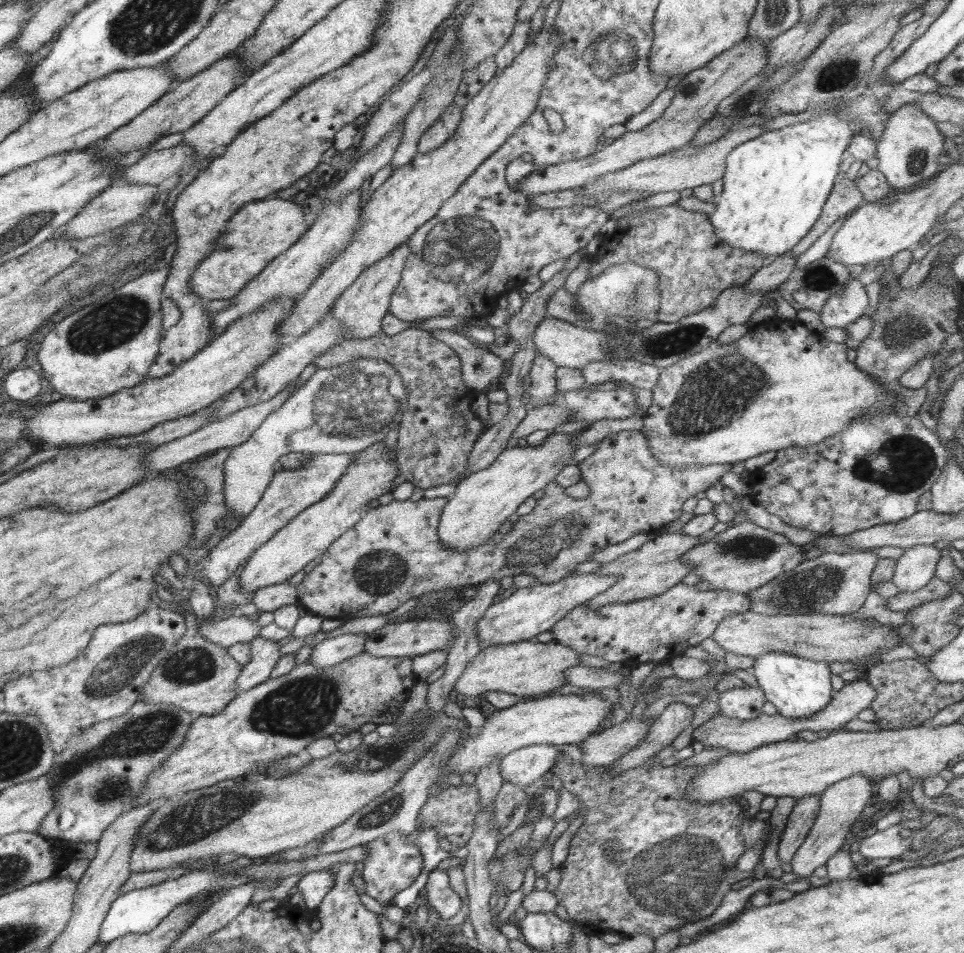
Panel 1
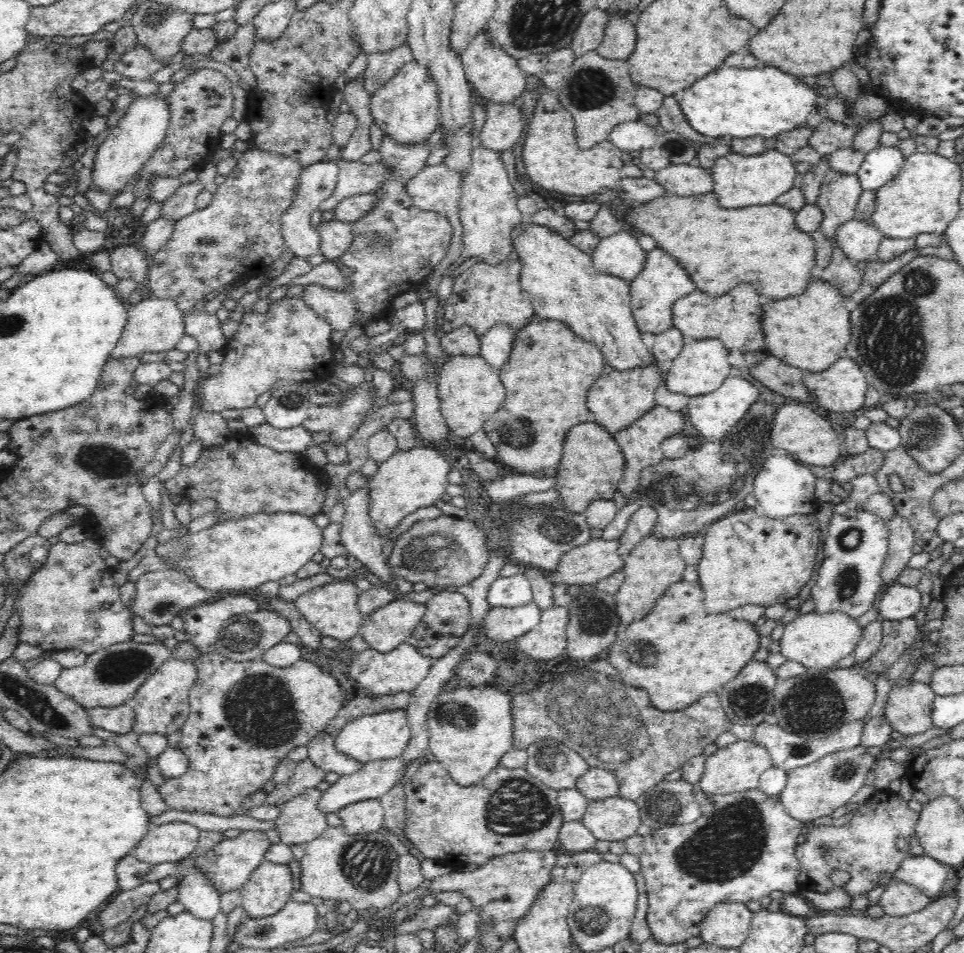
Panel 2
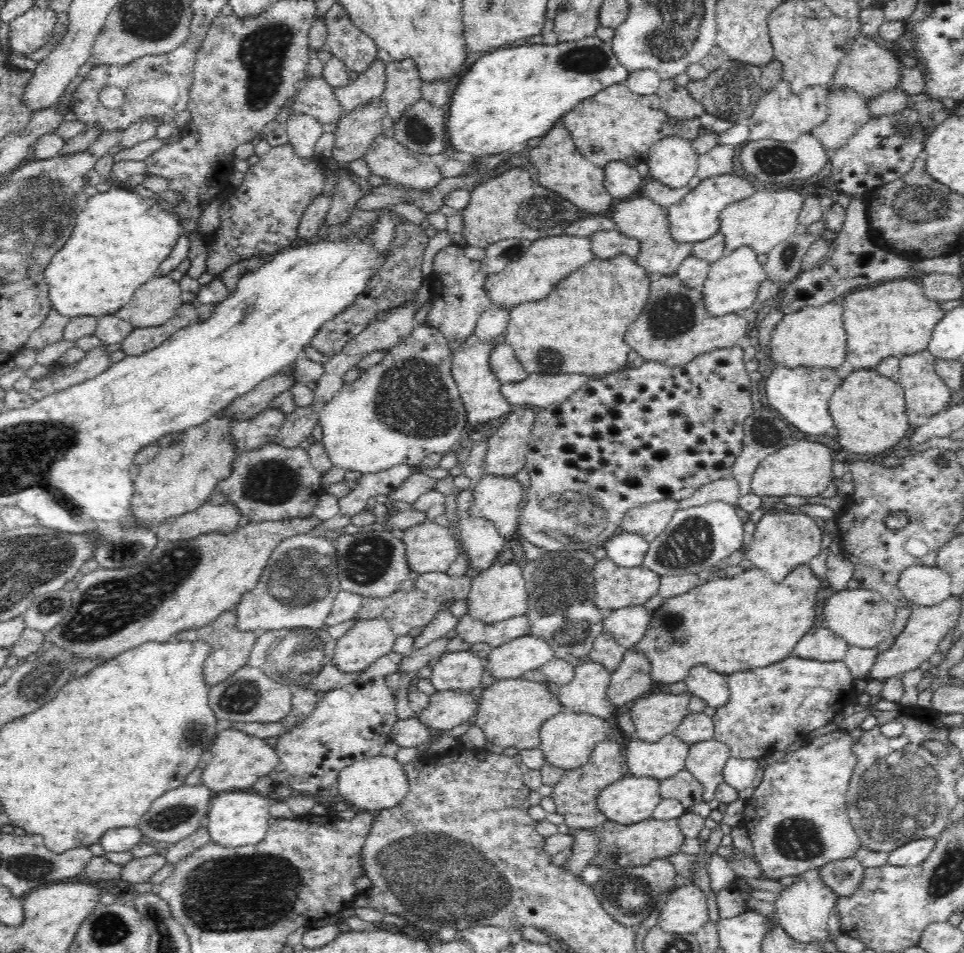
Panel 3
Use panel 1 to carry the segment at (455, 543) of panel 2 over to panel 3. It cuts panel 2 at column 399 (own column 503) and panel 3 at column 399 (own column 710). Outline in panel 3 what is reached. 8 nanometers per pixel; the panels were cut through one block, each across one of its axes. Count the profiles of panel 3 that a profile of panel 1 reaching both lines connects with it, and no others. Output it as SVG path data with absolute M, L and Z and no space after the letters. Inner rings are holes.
M397 464L374 474L362 474L358 485L350 489L339 500L340 515L354 516L366 510L378 494L390 494L392 490L400 487L410 476L414 474L414 467L408 464Z

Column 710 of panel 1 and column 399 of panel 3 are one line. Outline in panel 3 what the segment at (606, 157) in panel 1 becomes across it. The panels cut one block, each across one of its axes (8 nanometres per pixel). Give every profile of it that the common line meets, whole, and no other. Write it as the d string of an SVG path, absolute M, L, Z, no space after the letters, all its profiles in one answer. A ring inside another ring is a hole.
M412 59L393 60L385 69L386 86L380 98L386 103L389 117L397 121L406 108L422 99L423 82Z

